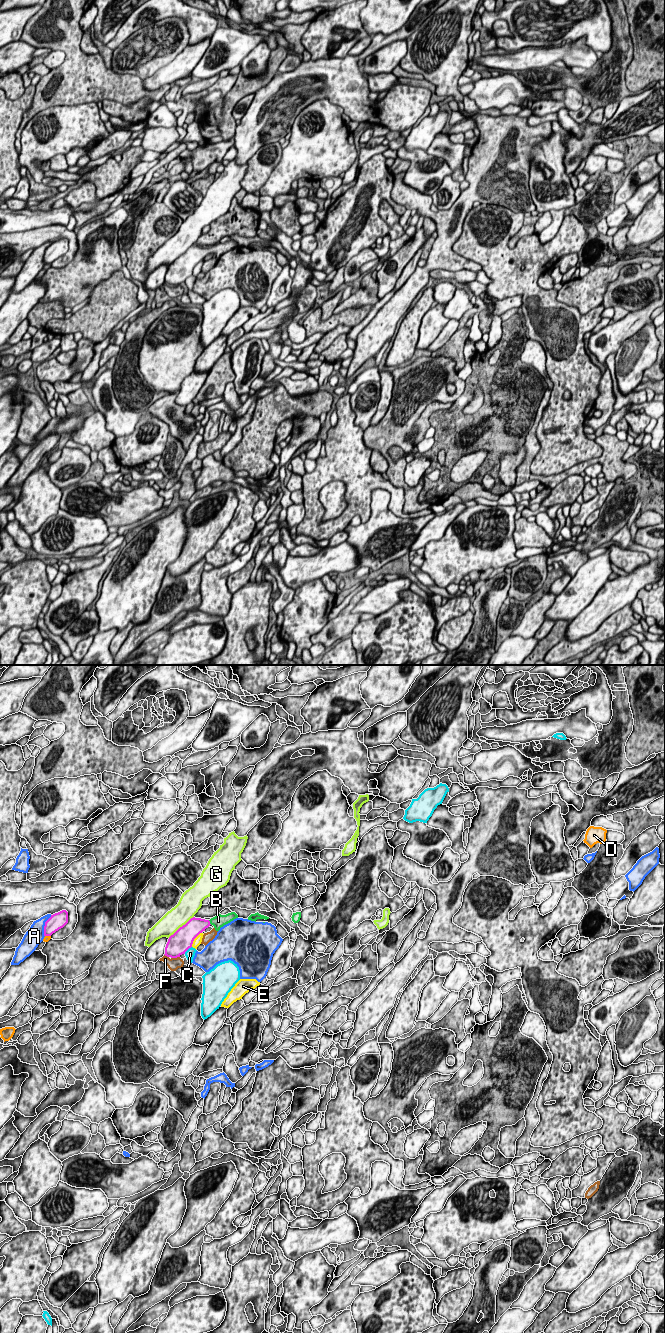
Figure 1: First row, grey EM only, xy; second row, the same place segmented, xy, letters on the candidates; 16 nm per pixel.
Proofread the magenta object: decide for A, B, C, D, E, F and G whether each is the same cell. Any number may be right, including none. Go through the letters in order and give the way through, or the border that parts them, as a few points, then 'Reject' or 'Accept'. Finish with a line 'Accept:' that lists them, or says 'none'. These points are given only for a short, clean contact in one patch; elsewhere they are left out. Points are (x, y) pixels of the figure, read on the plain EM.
A: Reject
B: Path across: xy (195, 254), (209, 250), (218, 249). Accept
C: Reject
D: Reject
E: Reject
F: Reject
G: Reject
Accept: B

